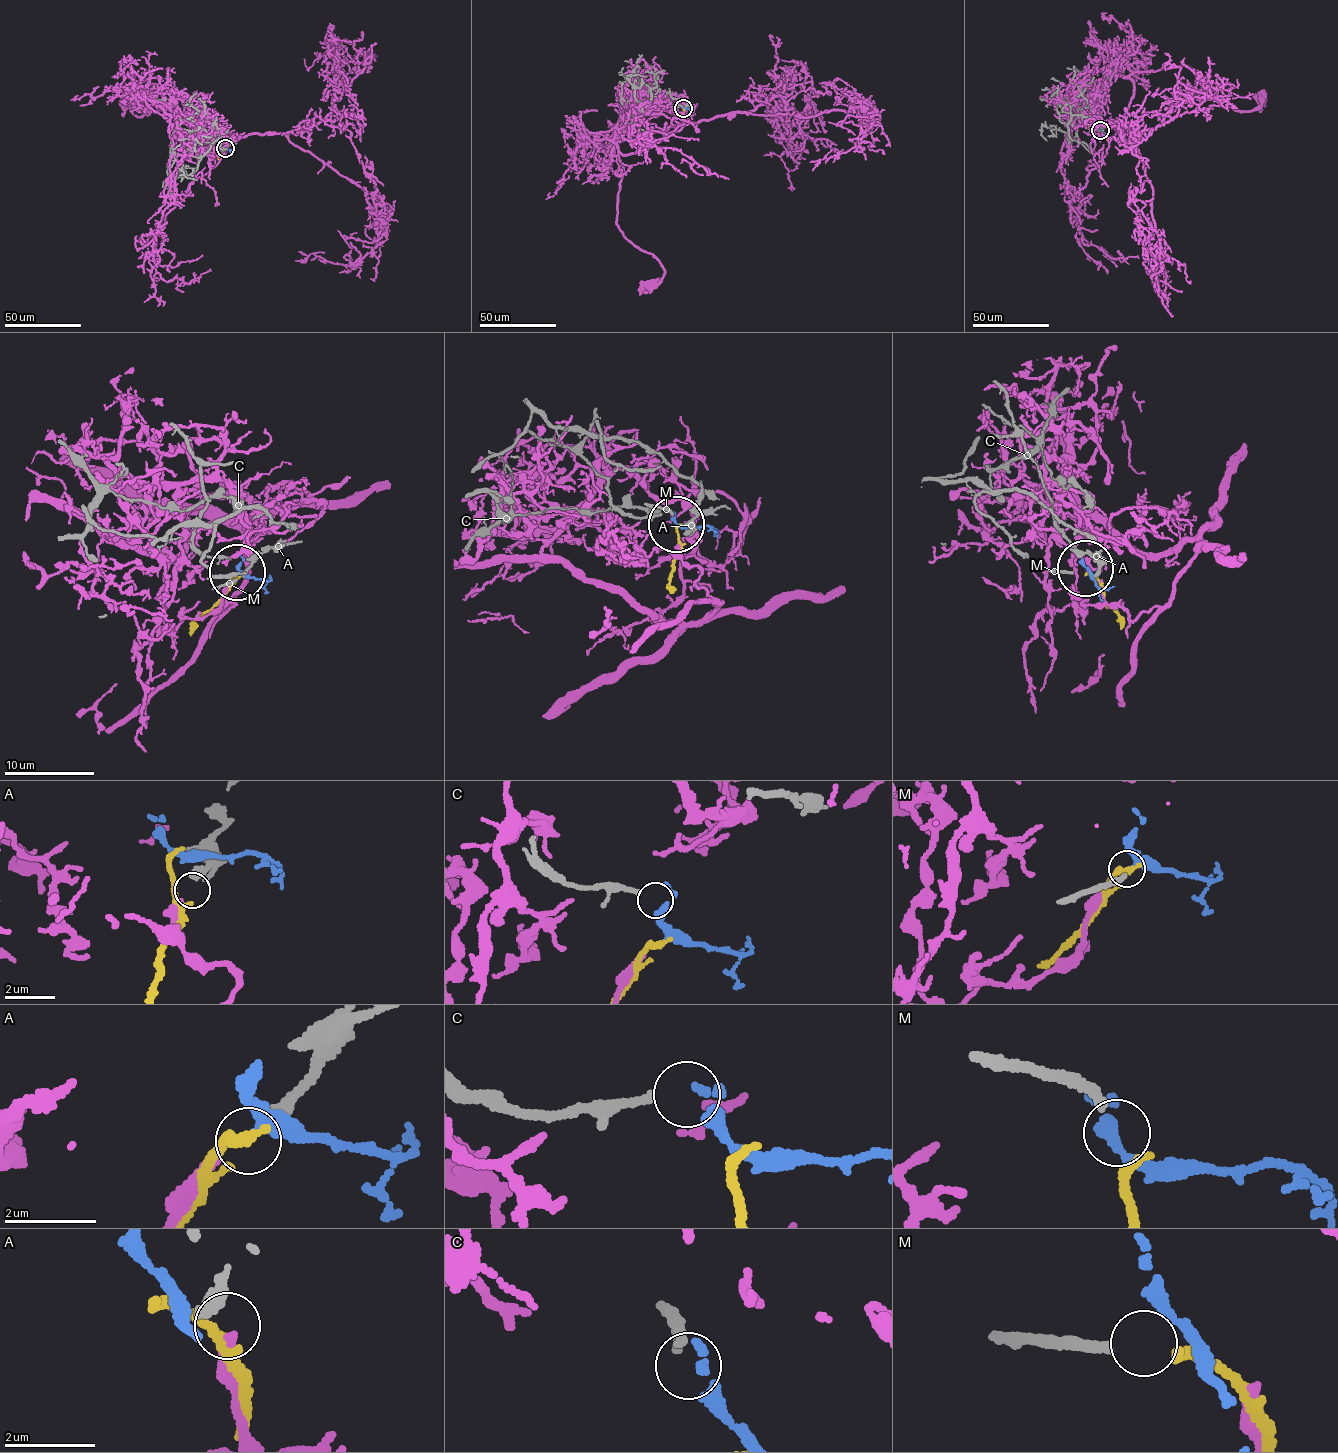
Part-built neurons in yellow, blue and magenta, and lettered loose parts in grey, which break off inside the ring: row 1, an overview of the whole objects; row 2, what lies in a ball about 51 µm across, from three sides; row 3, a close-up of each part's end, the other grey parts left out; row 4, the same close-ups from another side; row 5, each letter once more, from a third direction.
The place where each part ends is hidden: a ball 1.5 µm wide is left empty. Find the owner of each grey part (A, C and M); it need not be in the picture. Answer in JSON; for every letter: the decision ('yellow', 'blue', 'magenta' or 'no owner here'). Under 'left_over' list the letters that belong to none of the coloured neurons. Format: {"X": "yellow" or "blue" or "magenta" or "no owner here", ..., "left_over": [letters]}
{"A": "magenta", "C": "blue", "M": "yellow", "left_over": []}

